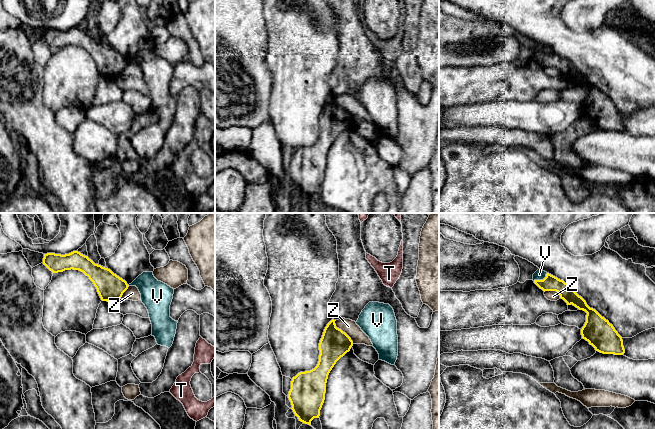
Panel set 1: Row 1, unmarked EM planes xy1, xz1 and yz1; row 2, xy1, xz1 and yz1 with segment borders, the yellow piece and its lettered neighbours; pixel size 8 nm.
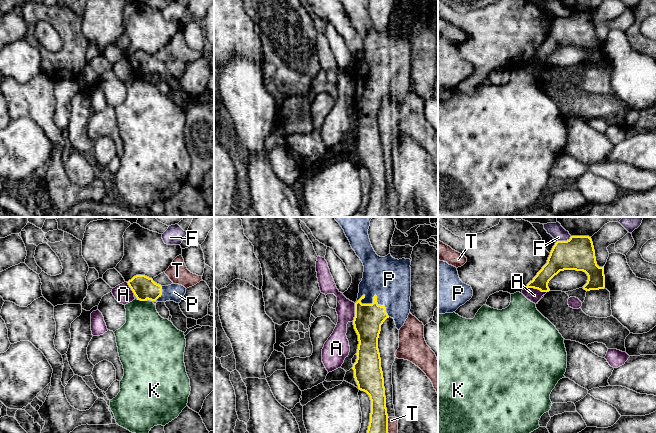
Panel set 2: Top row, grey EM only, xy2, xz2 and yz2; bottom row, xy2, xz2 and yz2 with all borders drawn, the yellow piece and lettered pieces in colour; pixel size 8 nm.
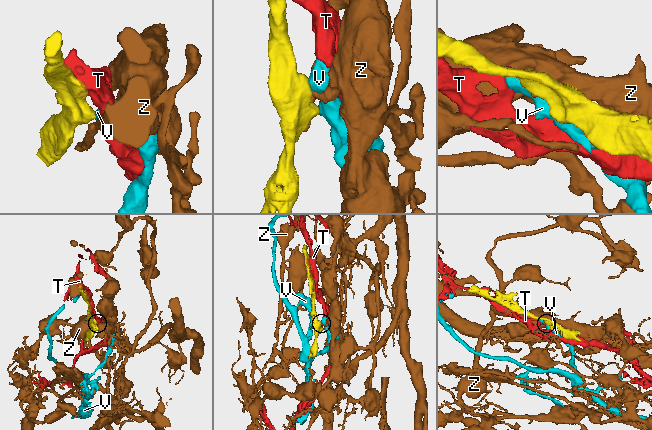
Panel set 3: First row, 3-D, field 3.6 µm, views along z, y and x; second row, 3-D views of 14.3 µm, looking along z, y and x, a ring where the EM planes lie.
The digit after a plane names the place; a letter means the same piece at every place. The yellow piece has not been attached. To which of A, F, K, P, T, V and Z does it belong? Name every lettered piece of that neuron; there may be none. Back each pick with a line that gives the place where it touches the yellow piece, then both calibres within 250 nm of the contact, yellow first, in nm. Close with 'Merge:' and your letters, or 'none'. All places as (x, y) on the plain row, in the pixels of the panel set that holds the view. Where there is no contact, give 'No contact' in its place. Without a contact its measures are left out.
P: Touches yellow at xz2 (375, 71). Thickness 220 nm (yellow) against 340 nm
Merge: P

